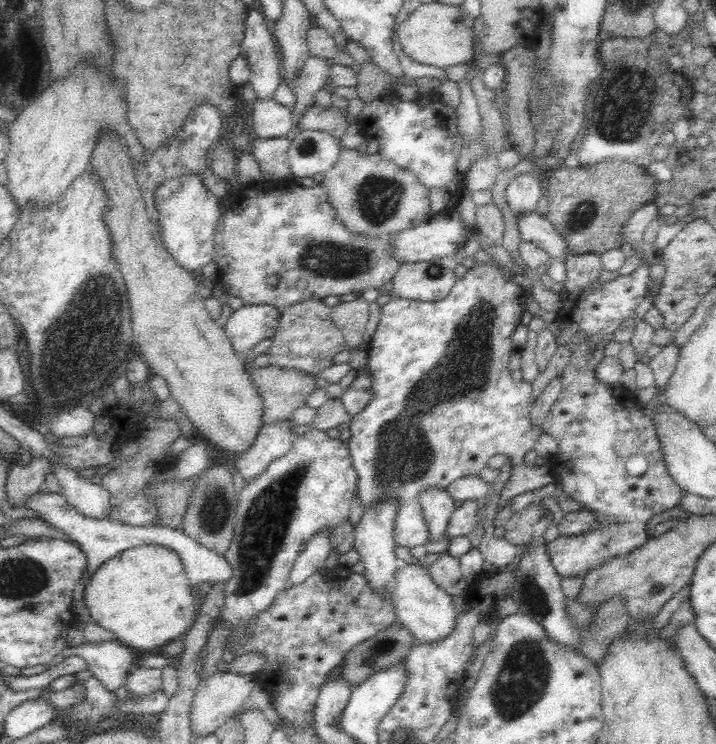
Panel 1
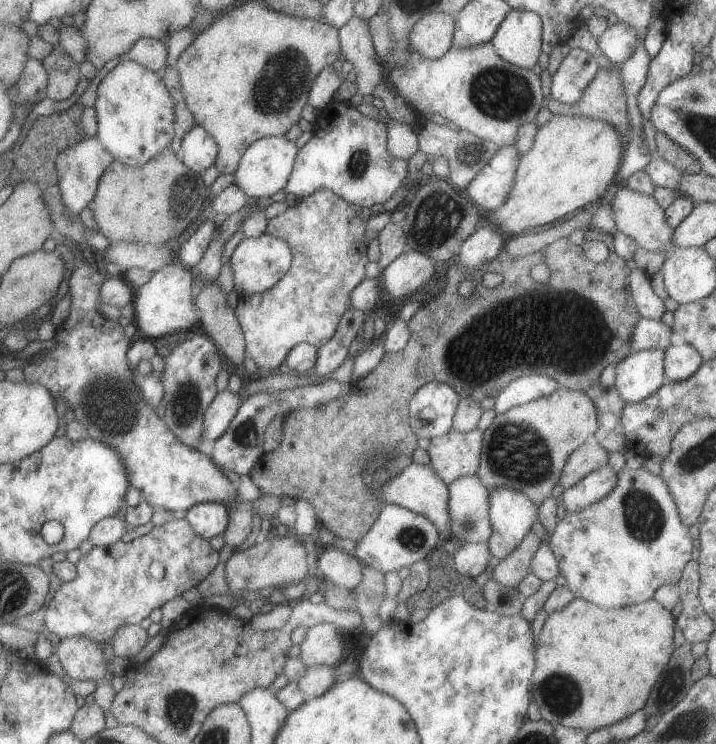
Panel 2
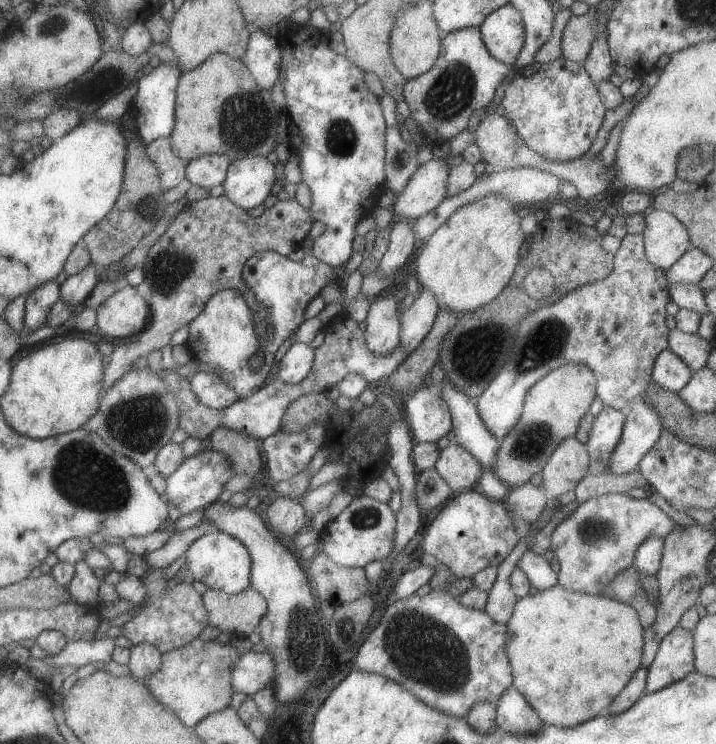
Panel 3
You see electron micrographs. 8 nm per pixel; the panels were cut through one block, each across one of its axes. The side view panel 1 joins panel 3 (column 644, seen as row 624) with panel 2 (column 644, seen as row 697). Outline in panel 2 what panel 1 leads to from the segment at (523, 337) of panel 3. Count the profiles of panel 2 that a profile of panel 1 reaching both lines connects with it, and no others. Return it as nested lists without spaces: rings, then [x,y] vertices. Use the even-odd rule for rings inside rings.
[[[637,268],[631,269],[628,280],[631,302],[633,302],[633,306],[635,306],[640,318],[659,321],[665,314],[665,307],[663,307],[663,301],[654,294],[649,283],[649,275]]]

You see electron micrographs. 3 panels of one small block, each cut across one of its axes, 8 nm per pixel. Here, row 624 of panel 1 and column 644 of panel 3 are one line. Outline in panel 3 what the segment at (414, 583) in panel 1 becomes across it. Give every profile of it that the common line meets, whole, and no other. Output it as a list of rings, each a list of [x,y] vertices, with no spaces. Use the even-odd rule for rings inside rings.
[[[642,398],[633,399],[633,406],[623,421],[619,442],[611,451],[606,468],[609,473],[627,474],[637,469],[637,463],[655,444],[661,434],[658,414]]]

